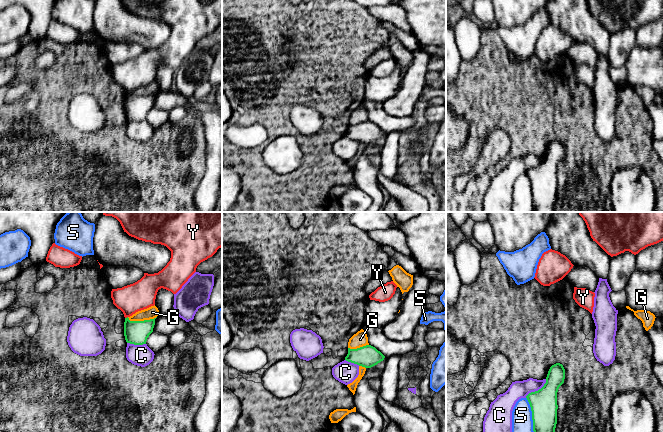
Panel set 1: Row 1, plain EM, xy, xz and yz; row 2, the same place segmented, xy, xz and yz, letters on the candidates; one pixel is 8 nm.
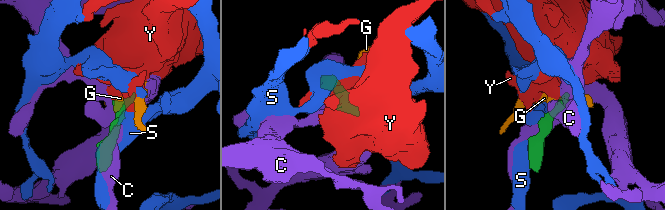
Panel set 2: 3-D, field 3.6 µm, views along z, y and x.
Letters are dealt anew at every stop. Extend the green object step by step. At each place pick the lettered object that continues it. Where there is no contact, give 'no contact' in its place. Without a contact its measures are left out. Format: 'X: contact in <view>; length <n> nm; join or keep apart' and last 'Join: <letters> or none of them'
C: contact in yz; length 220 nm; keep apart
G: contact in xy; length 240 nm; keep apart
S: contact in yz; length 280 nm; keep apart
Y: contact in xy; length 30 nm; keep apart
Join: none of them

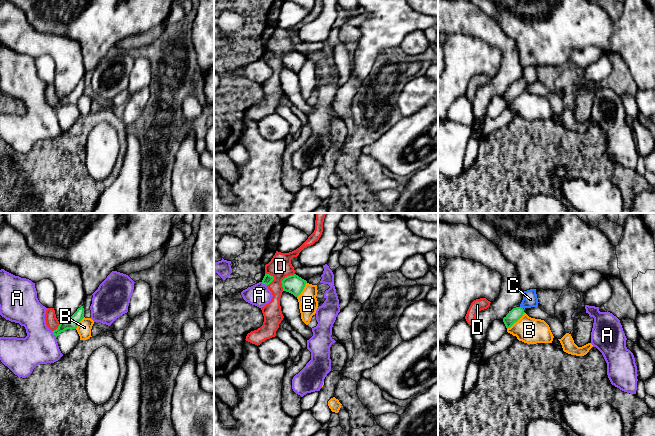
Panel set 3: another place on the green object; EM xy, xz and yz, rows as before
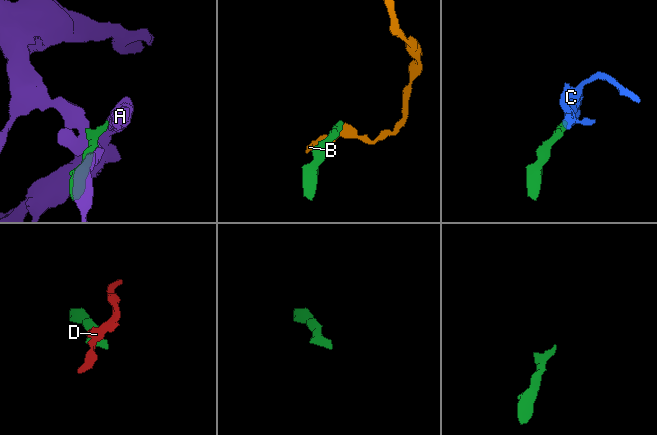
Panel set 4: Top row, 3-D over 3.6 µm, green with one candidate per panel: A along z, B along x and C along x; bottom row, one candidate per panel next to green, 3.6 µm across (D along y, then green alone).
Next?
A: contact in xy; length 60 nm; keep apart
B: contact in yz; length 200 nm; keep apart
C: contact in yz; length 30 nm; join
D: contact in xz; length 170 nm; keep apart
Join: C

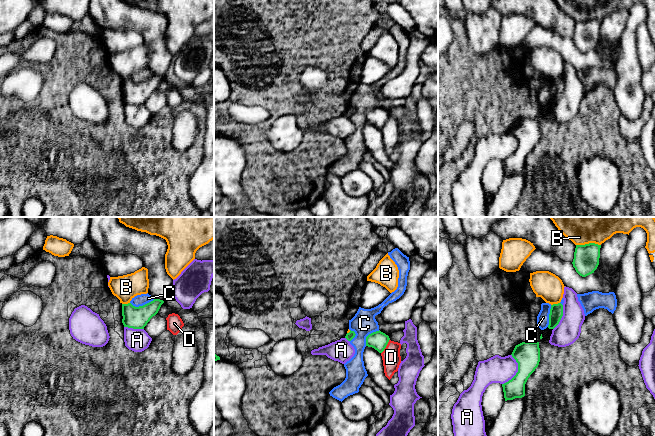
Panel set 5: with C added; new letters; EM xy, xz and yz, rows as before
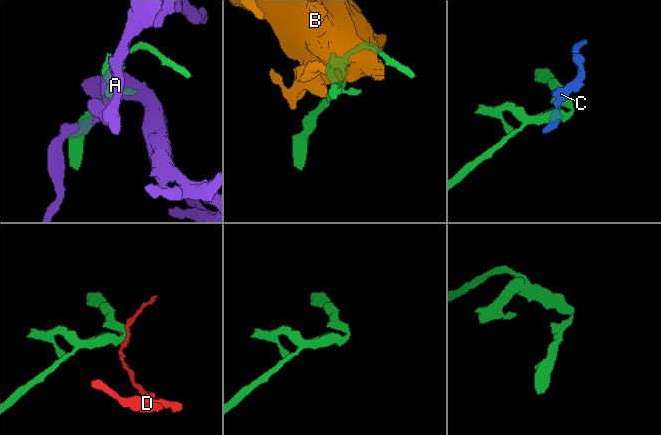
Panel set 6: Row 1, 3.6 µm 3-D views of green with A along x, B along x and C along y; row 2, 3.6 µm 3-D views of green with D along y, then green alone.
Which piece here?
A: contact in yz; length 260 nm; keep apart
B: contact in yz; length 200 nm; keep apart
C: contact in xy; length 200 nm; keep apart
D: contact in xz; length 140 nm; keep apart
Join: none of them

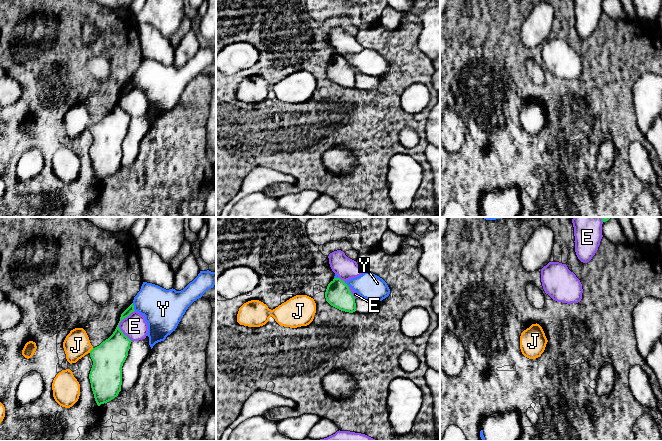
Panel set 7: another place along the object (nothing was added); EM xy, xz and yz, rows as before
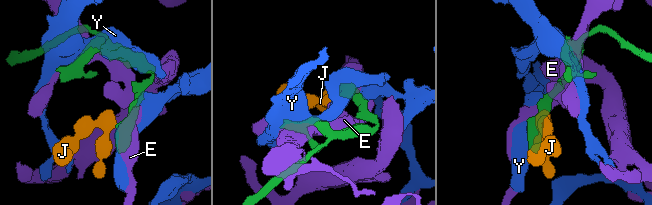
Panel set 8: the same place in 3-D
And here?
E: contact in xy; length 260 nm; keep apart
J: contact in xy; length 50 nm; join
Y: contact in xy; length 70 nm; keep apart
Join: J

